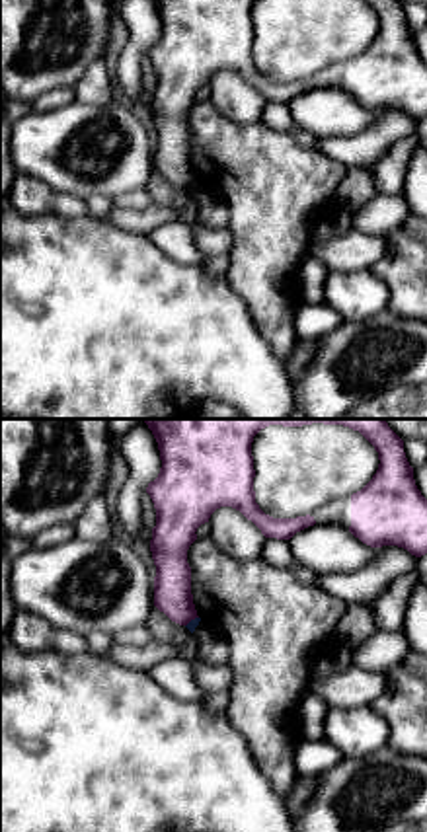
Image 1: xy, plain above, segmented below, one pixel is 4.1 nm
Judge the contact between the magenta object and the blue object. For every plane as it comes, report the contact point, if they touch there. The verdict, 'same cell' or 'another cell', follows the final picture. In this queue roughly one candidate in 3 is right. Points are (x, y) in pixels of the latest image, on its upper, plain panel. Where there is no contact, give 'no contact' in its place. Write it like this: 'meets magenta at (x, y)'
meets magenta at (192, 182)

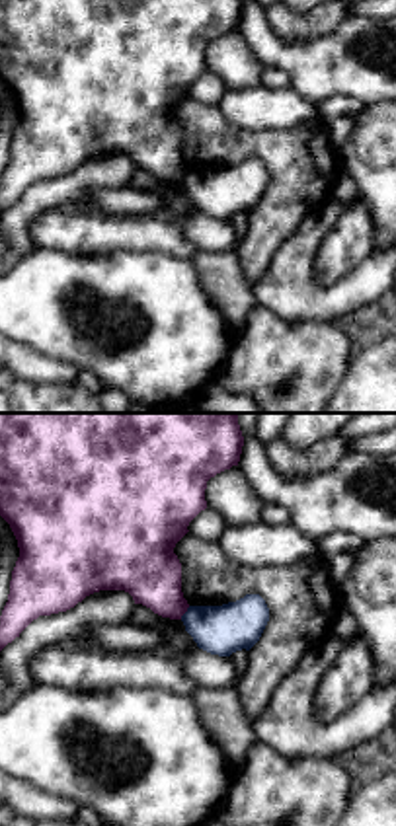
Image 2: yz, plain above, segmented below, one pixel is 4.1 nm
meets magenta at (186, 174)

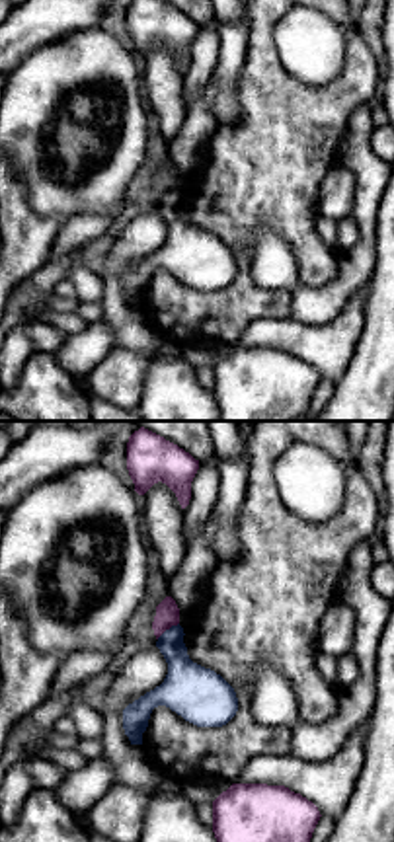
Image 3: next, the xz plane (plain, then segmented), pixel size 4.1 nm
meets magenta at (166, 191)

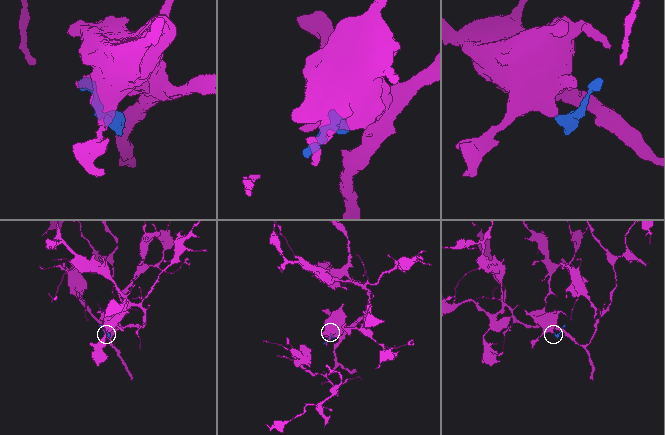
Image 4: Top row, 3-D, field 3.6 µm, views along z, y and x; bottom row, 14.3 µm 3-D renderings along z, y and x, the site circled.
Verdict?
another cell

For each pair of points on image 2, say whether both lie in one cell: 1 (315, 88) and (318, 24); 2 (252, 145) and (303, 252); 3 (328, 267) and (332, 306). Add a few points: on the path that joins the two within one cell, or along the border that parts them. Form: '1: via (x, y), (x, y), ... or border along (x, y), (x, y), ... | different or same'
1: border along (342, 20), (305, 39), (274, 32) | different
2: border along (328, 201), (276, 252), (268, 269) | different
3: border along (367, 258), (332, 285), (318, 285), (311, 277) | different

